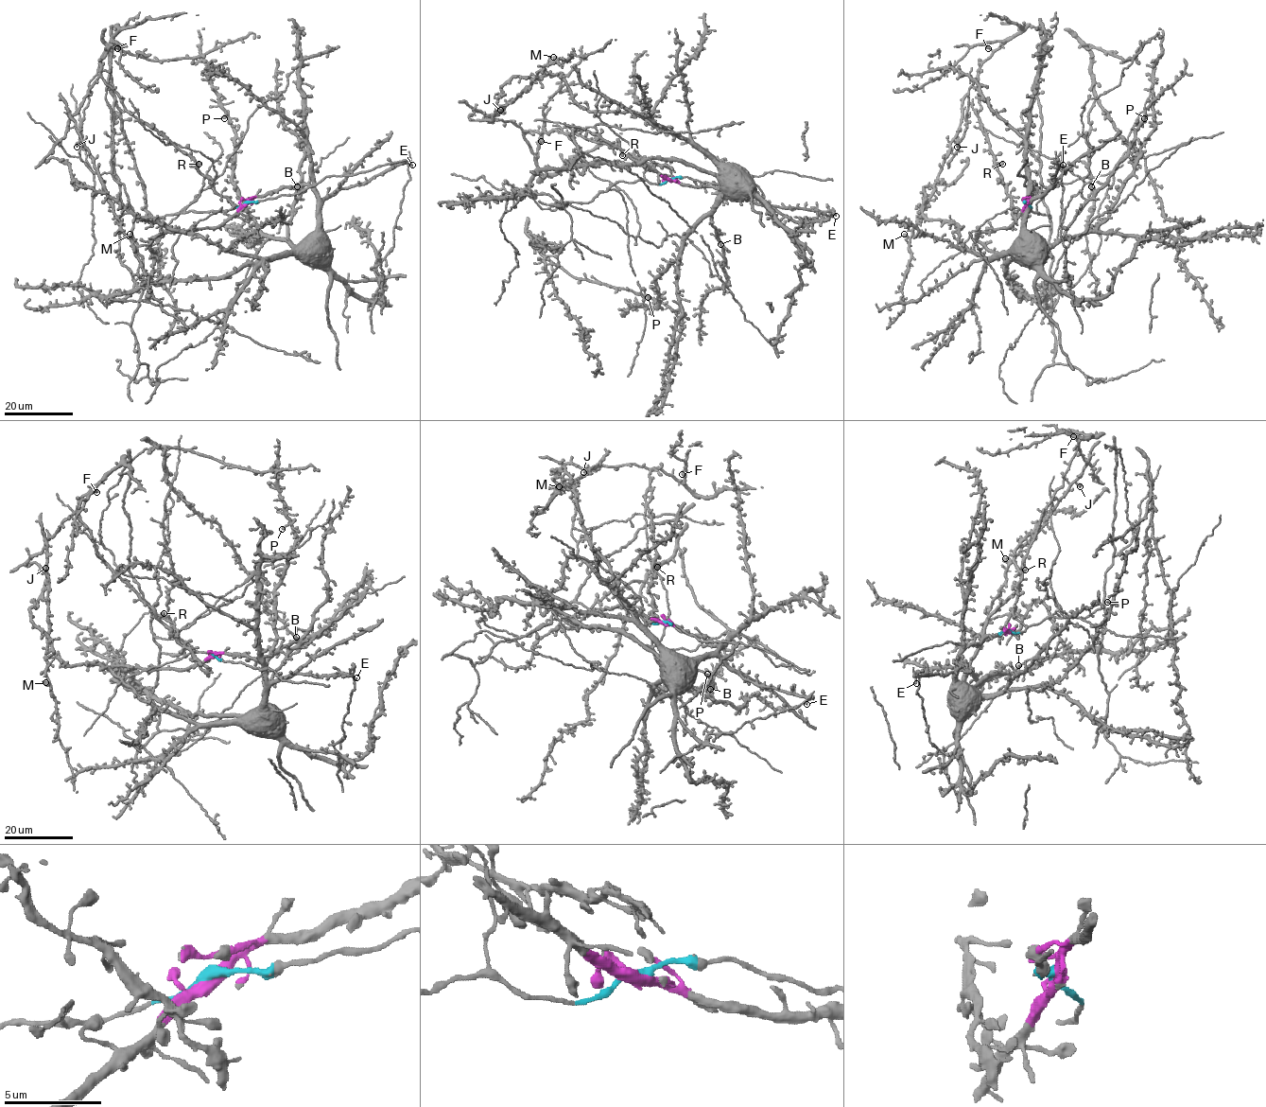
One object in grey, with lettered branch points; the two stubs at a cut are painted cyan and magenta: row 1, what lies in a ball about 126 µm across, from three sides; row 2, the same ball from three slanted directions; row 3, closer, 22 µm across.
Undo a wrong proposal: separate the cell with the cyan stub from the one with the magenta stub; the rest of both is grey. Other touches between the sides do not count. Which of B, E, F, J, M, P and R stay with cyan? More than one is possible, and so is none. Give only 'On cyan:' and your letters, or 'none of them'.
On cyan: F, J, M, R

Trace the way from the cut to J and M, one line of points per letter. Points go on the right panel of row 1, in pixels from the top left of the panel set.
J: (1027, 202), (1028, 211), (1049, 216), (1053, 245), (1083, 184), (982, 126), (977, 77), (956, 147)
M: (1027, 202), (1049, 216), (1053, 245), (1083, 184), (982, 126), (977, 77), (930, 199), (904, 234)

